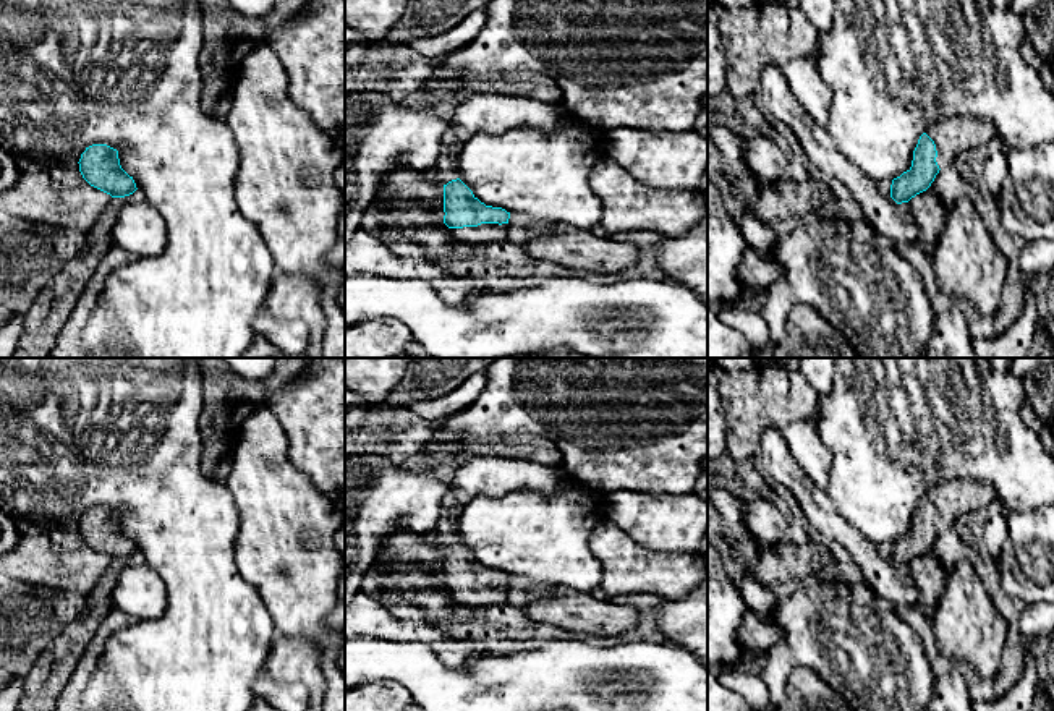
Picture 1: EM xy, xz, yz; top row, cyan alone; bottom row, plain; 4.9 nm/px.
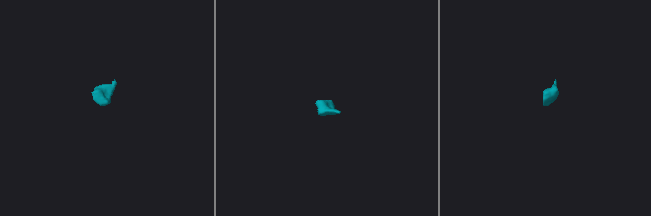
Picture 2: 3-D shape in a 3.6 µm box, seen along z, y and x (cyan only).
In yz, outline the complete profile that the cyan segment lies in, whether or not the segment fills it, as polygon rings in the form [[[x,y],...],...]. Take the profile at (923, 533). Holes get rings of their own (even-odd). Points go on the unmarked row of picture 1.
[[[944,479],[920,499],[912,530],[892,544],[882,543],[878,552],[897,567],[926,554],[941,531],[949,530],[958,515],[988,507],[996,500],[991,484],[970,479]]]

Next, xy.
[[[107,507],[86,510],[78,526],[83,541],[112,560],[125,560],[138,552],[133,539],[121,531],[118,513]]]

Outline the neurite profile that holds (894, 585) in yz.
[[[769,428],[761,432],[758,462],[795,496],[806,523],[845,546],[869,585],[873,598],[889,606],[920,609],[920,591],[908,565],[897,567],[892,560],[882,559],[878,547],[842,517],[829,494],[819,489],[795,462],[782,431]]]

